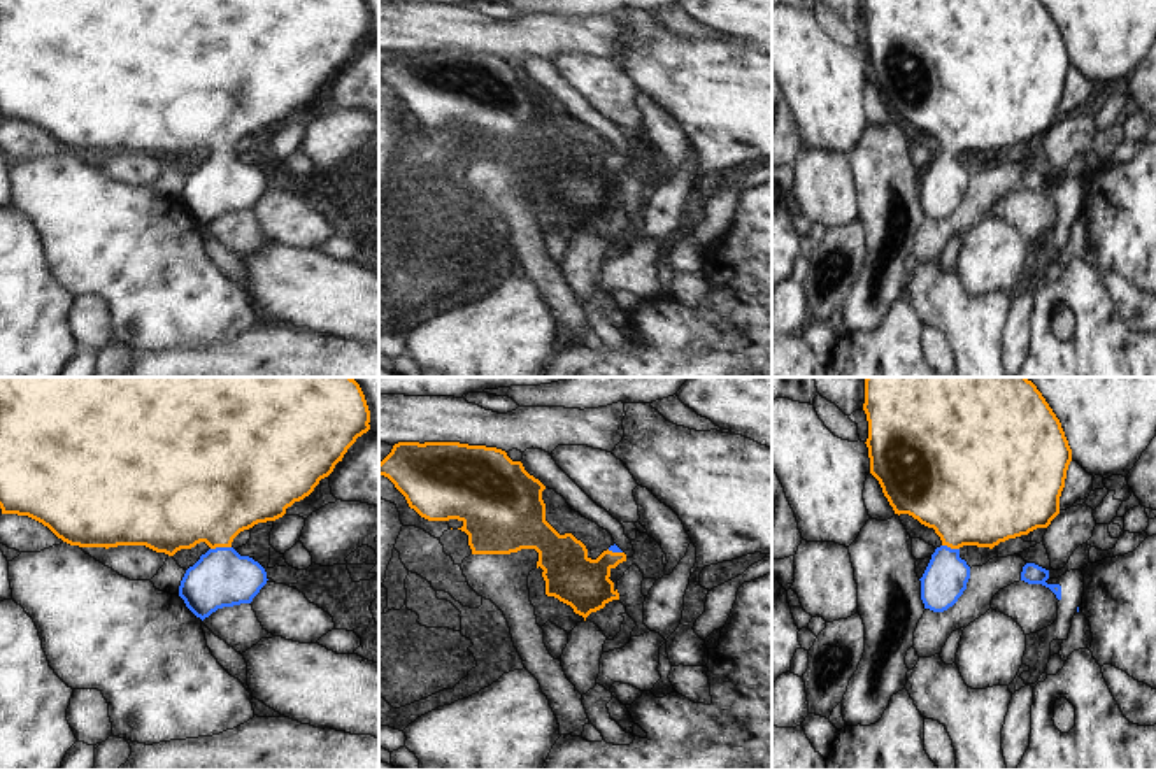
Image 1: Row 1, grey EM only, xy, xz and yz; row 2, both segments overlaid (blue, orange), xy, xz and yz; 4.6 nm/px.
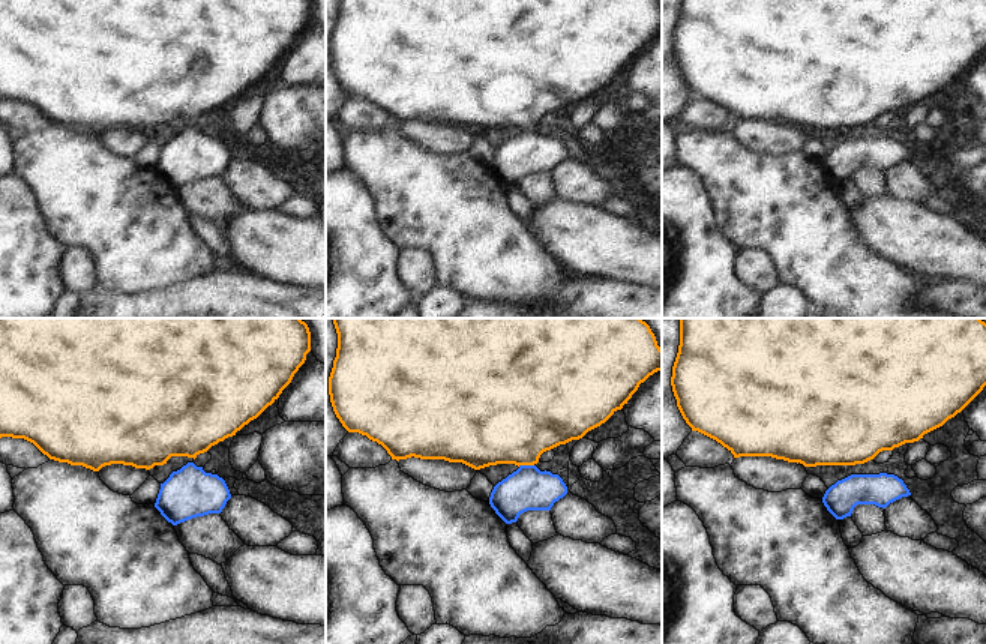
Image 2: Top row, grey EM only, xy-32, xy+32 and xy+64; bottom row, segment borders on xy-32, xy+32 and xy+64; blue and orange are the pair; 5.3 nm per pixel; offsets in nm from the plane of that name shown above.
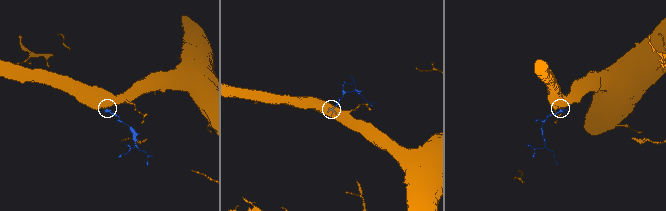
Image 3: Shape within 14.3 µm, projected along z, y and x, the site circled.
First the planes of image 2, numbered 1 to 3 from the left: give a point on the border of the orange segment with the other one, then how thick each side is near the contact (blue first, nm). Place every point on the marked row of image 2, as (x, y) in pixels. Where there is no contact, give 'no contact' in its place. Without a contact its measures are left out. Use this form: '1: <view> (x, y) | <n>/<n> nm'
1: no contact
2: xy+32 (526, 466) | 240/460 nm
3: no contact

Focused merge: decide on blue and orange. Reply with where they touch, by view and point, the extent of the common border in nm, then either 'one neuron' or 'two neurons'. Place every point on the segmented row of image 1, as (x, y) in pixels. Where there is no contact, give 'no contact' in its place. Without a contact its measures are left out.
xy (220, 548) | 100 nm | one neuron

